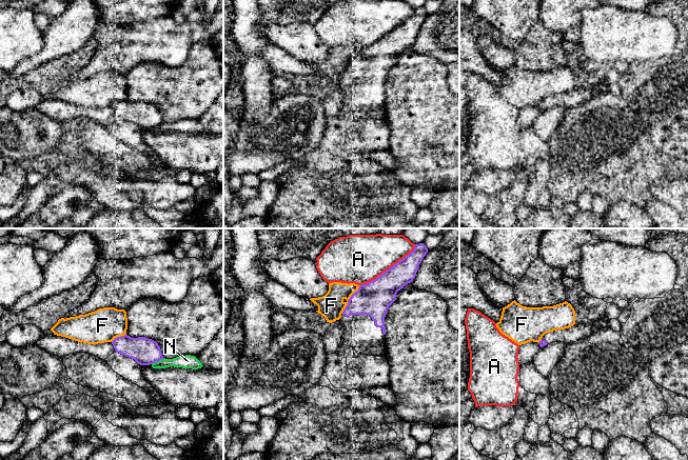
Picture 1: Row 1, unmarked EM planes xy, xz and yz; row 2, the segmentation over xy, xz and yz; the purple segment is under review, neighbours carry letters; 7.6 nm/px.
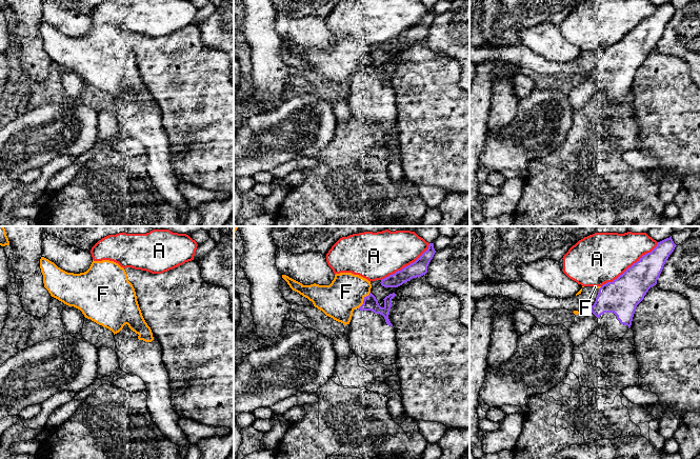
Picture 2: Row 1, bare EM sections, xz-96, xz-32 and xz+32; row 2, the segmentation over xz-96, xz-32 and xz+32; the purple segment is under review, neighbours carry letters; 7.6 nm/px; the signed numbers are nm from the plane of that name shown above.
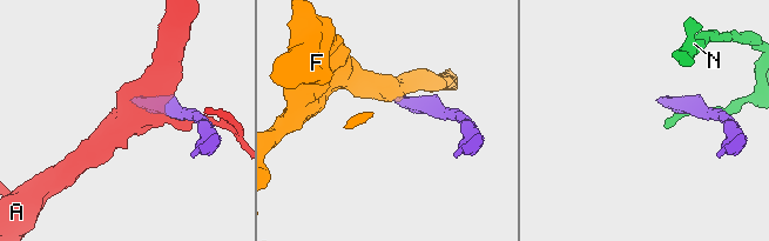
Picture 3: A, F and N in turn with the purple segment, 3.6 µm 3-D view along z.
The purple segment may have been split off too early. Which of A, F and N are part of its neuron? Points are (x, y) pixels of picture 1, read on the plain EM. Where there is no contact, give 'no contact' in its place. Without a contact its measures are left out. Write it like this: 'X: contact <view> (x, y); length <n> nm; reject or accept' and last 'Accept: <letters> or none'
A: contact xz (389, 33); length 550 nm; reject
F: contact xz (349, 63); length 260 nm; reject
N: contact xy (157, 125); length 110 nm; reject
Accept: none

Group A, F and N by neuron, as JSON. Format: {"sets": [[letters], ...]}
{"sets": [["A"], ["F"], ["N"]]}

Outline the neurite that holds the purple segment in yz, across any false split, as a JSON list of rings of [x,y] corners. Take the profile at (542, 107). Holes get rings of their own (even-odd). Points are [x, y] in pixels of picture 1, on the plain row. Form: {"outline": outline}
{"outline": [[[593,86],[578,89],[574,88],[569,93],[557,94],[545,98],[538,108],[540,112],[553,106],[564,106],[568,109],[581,103],[587,102],[597,95],[599,94],[593,89]]]}

